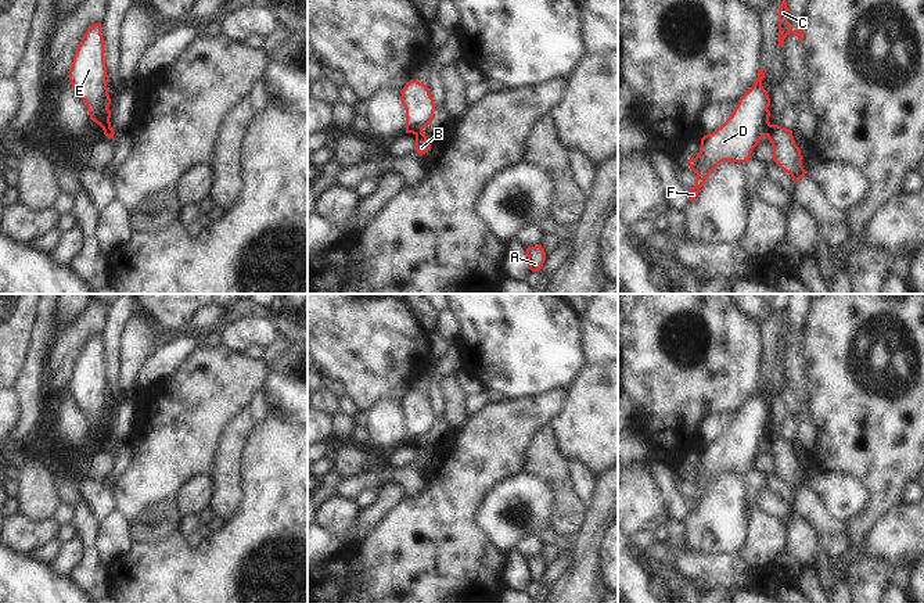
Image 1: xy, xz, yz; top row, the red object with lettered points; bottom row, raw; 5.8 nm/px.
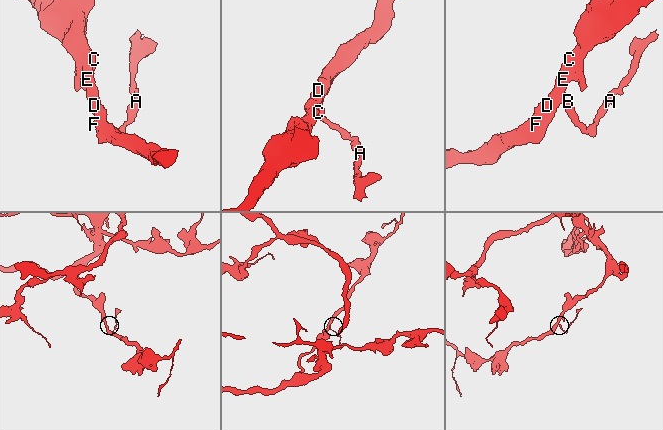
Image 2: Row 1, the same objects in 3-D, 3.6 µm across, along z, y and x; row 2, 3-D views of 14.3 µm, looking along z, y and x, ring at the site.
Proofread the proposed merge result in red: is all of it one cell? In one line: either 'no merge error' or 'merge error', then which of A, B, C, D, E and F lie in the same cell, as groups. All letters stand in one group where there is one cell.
merge error; groups A B / C D E F

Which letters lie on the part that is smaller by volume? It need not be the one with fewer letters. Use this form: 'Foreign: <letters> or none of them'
Foreign: A, B

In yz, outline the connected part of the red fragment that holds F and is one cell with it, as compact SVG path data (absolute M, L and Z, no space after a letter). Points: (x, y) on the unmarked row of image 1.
M761 378L754 396L738 410L731 427L713 444L701 449L700 463L694 470L687 470L690 480L697 485L695 496L687 500L690 512L694 512L704 496L709 484L723 471L745 473L749 471L752 460L758 456L759 451L767 445L770 437L769 427L770 409L762 396L765 383Z

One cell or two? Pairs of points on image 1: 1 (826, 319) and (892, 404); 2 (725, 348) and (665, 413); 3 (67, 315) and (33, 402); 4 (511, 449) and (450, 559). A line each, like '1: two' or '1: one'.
1: one
2: one
3: two
4: one

